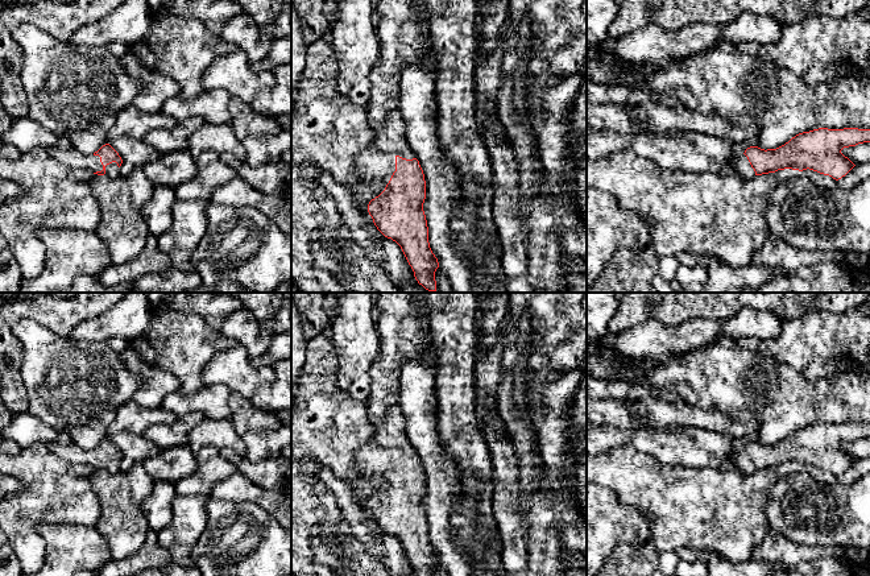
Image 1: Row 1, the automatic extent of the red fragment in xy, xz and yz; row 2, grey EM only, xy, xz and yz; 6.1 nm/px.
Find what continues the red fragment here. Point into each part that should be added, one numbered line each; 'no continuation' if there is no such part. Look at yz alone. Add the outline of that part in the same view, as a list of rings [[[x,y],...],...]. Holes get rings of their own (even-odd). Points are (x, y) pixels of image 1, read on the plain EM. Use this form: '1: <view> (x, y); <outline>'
1: yz (741, 460); [[[745,449],[733,456],[733,463],[737,471],[747,473],[755,472],[755,467]]]

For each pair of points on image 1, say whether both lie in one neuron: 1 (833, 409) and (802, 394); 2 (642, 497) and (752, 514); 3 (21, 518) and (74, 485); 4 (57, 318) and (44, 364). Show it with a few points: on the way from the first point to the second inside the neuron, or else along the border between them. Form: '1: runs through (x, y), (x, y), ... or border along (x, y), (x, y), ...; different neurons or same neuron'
1: runs through (825, 401), (810, 401); same neuron
2: runs through (670, 497), (687, 506), (716, 508), (724, 512); same neuron
3: runs through (34, 505), (56, 490), (61, 490); same neuron
4: border along (25, 318), (30, 318), (53, 332), (69, 338); different neurons

